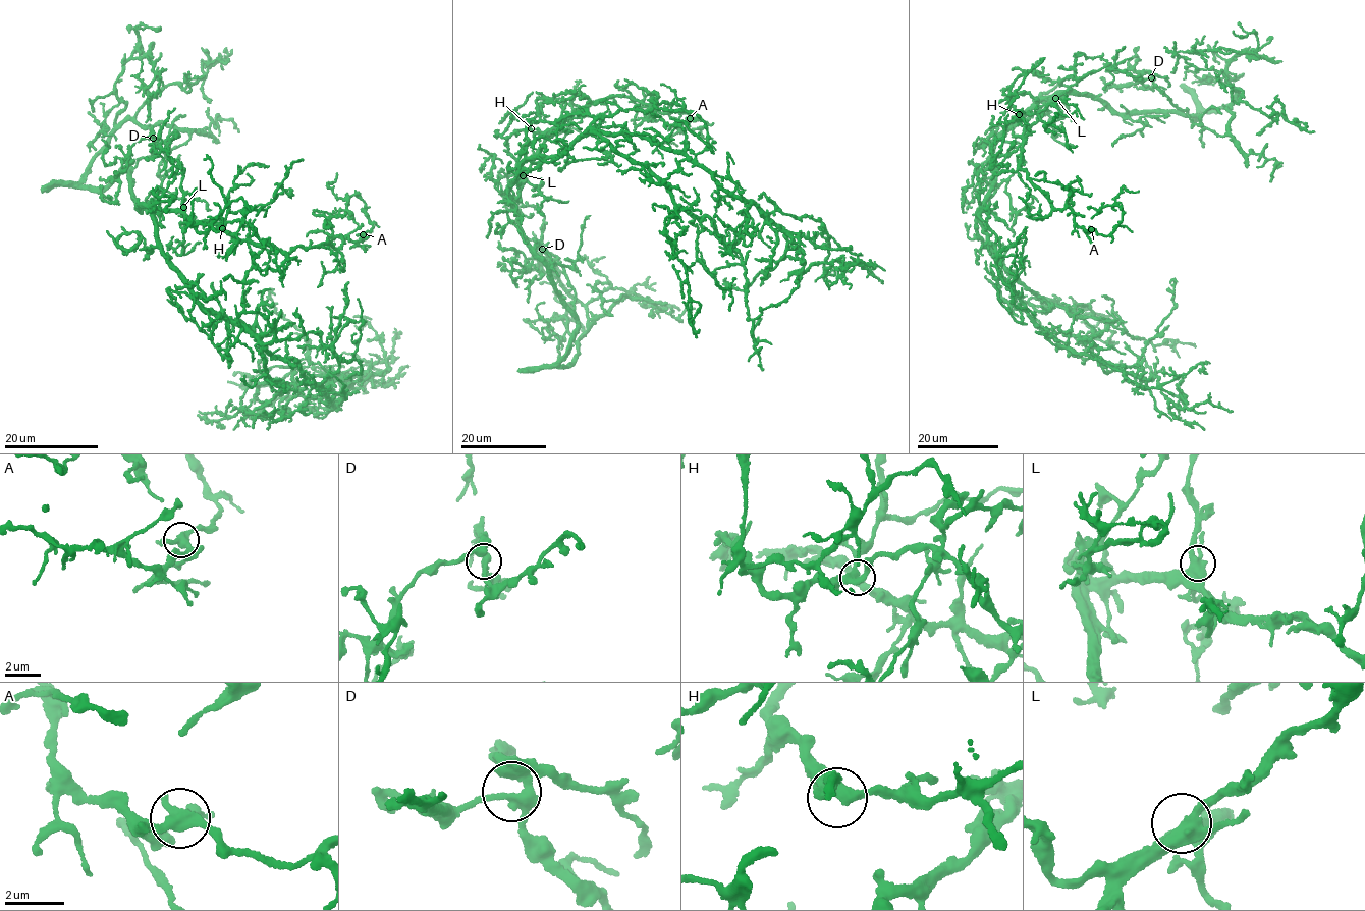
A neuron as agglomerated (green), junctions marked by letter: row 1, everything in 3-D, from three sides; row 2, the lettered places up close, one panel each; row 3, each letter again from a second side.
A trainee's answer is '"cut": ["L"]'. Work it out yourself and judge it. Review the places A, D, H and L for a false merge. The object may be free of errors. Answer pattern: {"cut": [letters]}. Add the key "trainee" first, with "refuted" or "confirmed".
{"trainee": "refuted", "cut": []}

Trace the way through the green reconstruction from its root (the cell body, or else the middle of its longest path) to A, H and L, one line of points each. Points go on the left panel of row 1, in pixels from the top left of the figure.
A: (161, 247), (154, 220), (165, 210), (286, 253), (325, 243), (337, 248), (340, 235), (358, 242), (363, 234)
H: (161, 247), (155, 237), (154, 220), (165, 210), (183, 214), (186, 223), (186, 218), (199, 231), (222, 228)
L: (161, 247), (155, 237), (155, 214), (183, 207)

